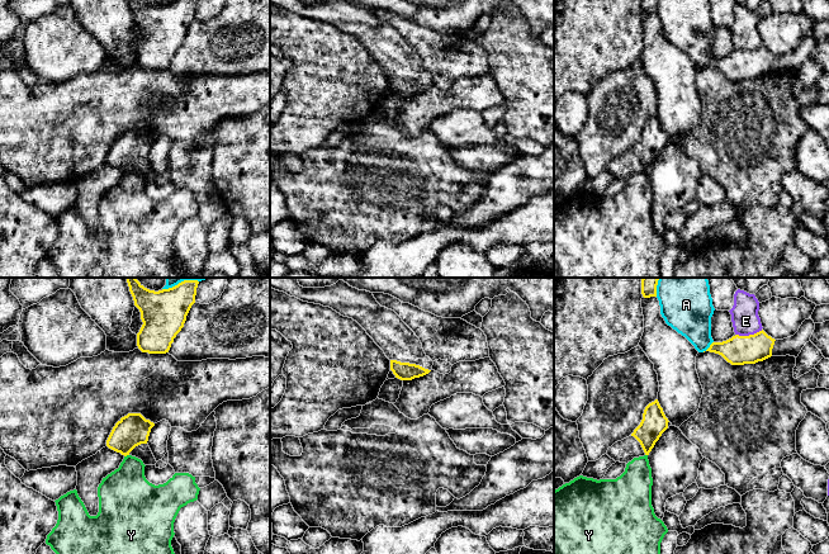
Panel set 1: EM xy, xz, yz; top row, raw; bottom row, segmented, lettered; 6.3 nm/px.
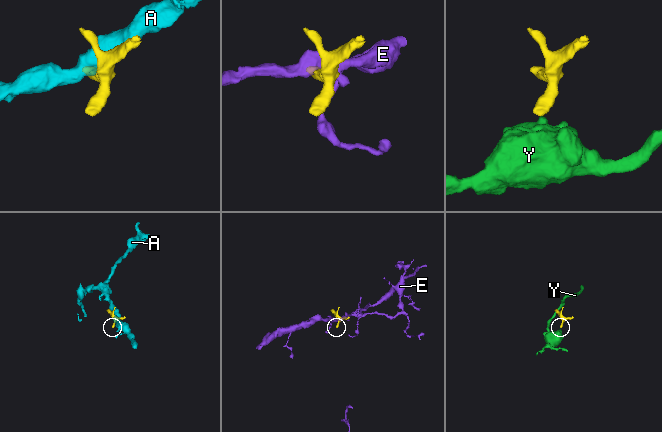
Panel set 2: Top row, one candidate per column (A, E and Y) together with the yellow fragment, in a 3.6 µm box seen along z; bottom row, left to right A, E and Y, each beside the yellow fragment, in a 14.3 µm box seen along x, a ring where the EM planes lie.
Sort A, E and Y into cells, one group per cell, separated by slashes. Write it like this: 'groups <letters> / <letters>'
groups A / E / Y

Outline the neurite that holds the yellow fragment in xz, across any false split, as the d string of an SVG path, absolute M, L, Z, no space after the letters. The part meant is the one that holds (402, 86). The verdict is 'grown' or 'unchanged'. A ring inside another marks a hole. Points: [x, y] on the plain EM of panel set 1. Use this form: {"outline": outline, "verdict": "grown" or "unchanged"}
{"outline": "M270 0L303 18L330 23L356 37L390 76L390 86L401 96L412 96L432 86L434 77L425 70L420 55L392 25L382 23L373 9L349 0L303 4L299 0Z", "verdict": "grown"}

